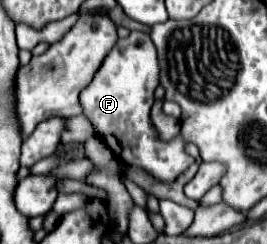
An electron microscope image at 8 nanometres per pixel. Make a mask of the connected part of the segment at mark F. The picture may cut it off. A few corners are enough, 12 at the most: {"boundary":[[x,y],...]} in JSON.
{"boundary":[[131,32],[81,92],[85,116],[127,166],[163,182],[195,160],[157,140],[149,34]]}

